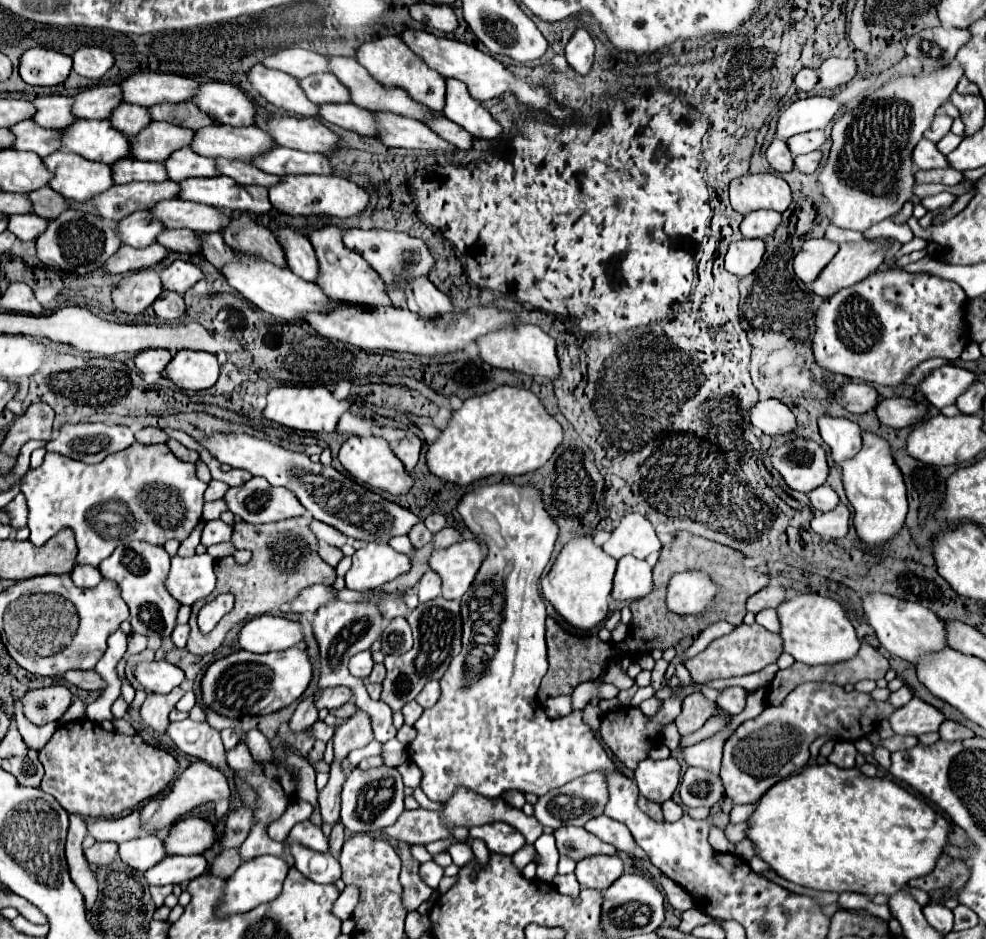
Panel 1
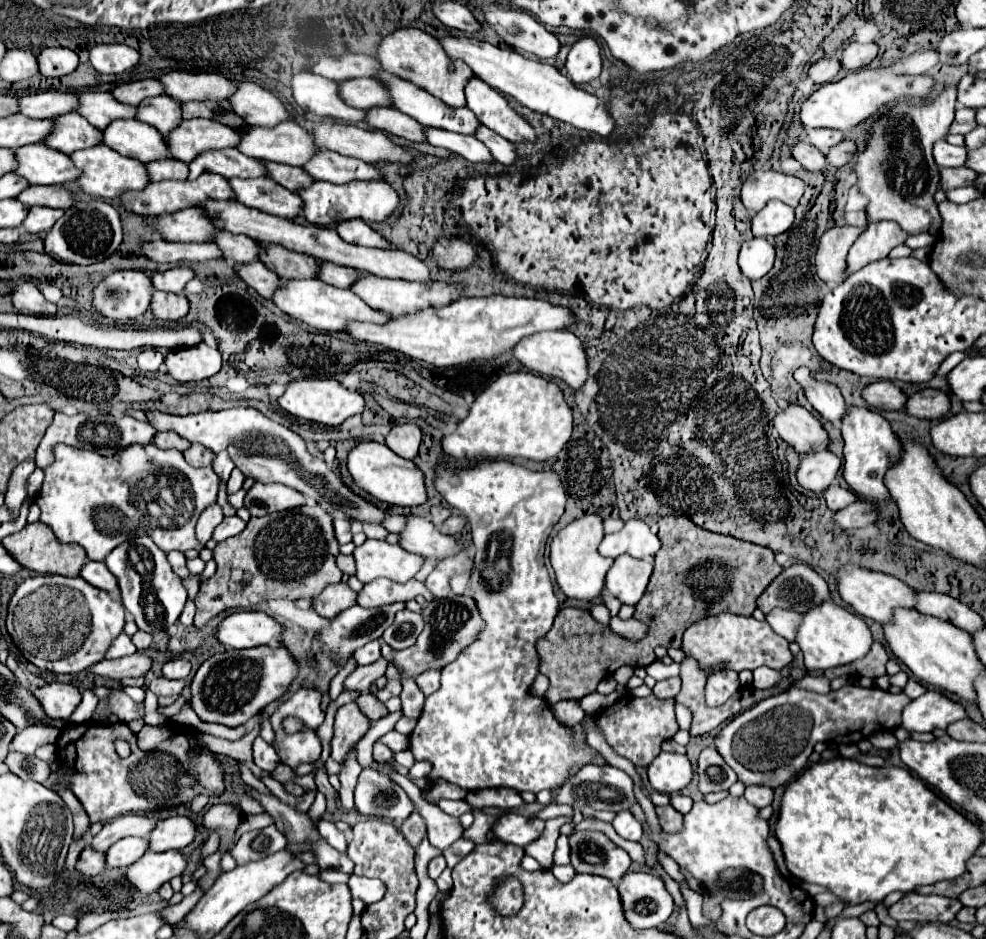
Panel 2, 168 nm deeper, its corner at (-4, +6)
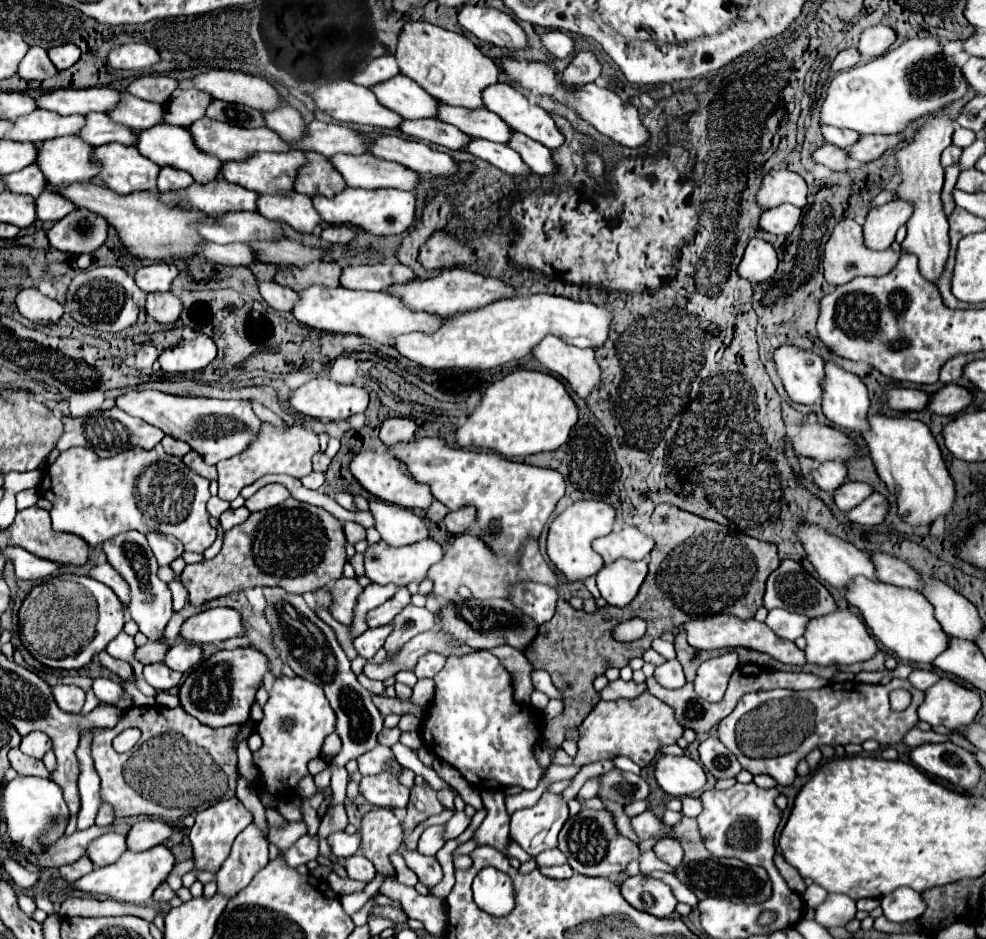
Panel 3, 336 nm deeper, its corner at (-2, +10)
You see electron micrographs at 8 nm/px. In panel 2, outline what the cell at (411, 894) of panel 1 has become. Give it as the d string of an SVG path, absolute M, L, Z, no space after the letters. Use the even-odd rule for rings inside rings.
M413 811L413 813L403 821L403 825L401 825L401 833L405 835L405 839L407 839L413 847L417 847L417 845L421 843L421 839L427 835L423 817L421 817L417 811Z

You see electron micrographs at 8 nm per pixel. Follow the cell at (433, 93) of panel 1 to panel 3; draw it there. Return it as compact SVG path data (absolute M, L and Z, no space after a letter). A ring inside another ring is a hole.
M425 21L405 23L397 41L395 59L399 63L401 73L413 79L431 97L447 105L469 107L469 109L483 107L481 89L497 83L497 75L499 75L497 65L489 57L485 57L469 39ZM433 73L437 75L437 83L431 77Z

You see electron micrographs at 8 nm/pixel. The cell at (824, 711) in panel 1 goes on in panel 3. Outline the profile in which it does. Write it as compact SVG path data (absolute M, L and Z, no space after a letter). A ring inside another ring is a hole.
M893 679L889 685L857 685L851 681L829 683L817 691L757 691L747 693L735 711L719 723L717 737L751 775L763 773L773 777L779 785L791 785L797 777L795 767L799 759L819 745L861 745L867 739L875 739L881 745L899 743L919 721L917 705L921 703L921 697L923 691L913 689L907 679ZM891 689L907 689L911 693L911 705L905 711L893 711L889 707ZM807 731L809 735L817 735L817 739L807 739Z

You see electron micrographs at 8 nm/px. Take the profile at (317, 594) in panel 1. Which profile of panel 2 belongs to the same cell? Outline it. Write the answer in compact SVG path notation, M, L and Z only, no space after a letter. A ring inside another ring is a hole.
M347 583L327 585L315 599L315 611L327 619L337 617L343 609L349 609L351 605L355 605L355 597L357 593L351 591Z

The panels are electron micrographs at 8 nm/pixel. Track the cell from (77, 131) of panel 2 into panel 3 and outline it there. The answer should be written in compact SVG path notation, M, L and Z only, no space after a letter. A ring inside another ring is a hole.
M87 113L85 125L77 133L87 145L97 147L105 143L123 143L123 145L135 145L135 131L125 129L123 125L113 125L105 113Z

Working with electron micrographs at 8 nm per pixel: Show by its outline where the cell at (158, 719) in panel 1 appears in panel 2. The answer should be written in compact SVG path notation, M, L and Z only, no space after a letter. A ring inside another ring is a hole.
M155 677L149 683L149 689L159 697L159 695L179 695L181 689L185 687L185 681L181 679L165 679L165 677Z

